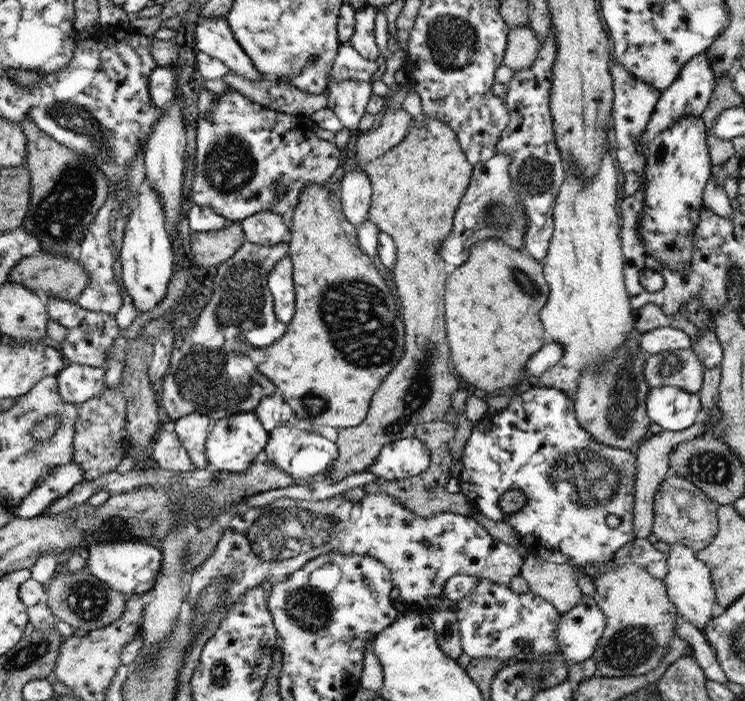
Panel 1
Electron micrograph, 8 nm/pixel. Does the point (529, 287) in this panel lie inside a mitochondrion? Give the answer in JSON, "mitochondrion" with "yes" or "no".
{"mitochondrion":"yes"}

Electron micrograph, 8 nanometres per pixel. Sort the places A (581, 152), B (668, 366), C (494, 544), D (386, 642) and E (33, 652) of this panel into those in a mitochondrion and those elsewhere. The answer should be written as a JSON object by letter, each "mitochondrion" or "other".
{"A":"other","B":"mitochondrion","C":"other","D":"other","E":"mitochondrion"}

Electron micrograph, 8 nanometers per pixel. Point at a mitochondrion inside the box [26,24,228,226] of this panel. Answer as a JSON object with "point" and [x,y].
{"point":[73,118]}

